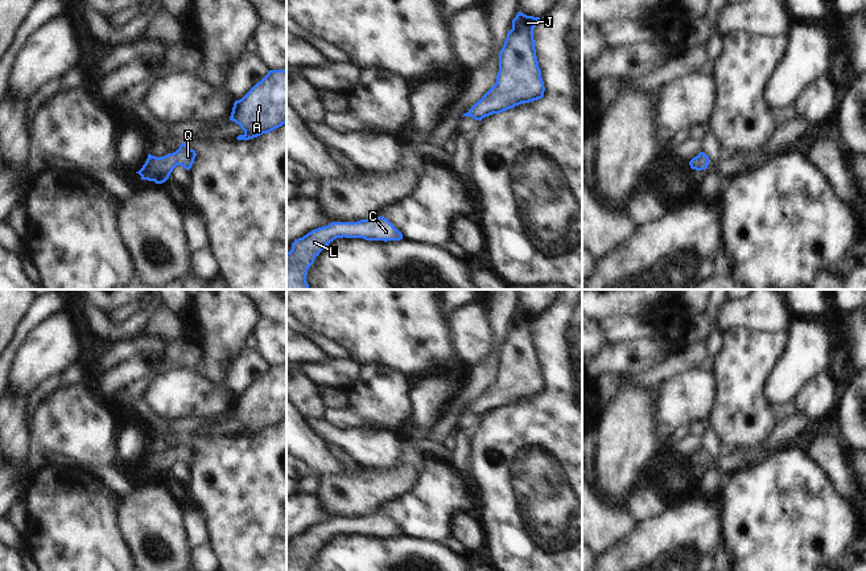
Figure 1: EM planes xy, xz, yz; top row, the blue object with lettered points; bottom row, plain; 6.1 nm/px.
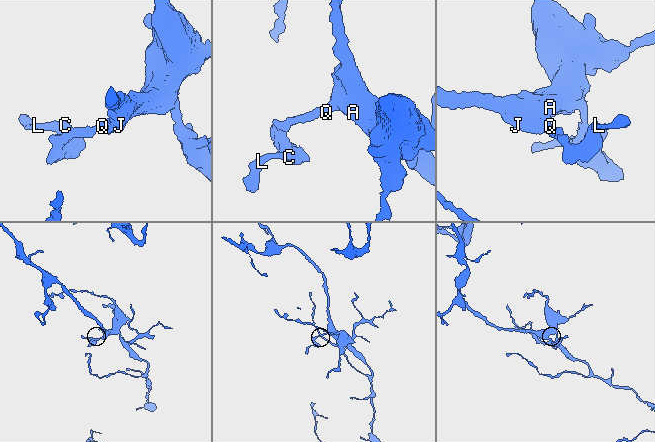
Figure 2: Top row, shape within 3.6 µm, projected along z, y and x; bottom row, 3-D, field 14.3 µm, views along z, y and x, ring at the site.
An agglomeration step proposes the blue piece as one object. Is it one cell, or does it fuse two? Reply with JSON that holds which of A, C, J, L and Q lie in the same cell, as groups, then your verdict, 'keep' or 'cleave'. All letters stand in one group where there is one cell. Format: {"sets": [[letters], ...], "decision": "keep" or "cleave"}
{"sets": [["A", "C", "J", "L", "Q"]], "decision": "keep"}

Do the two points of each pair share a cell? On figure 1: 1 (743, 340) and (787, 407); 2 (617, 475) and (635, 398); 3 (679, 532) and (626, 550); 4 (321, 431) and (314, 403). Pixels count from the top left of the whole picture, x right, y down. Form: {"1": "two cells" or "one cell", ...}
{"1": "two cells", "2": "one cell", "3": "one cell", "4": "two cells"}

